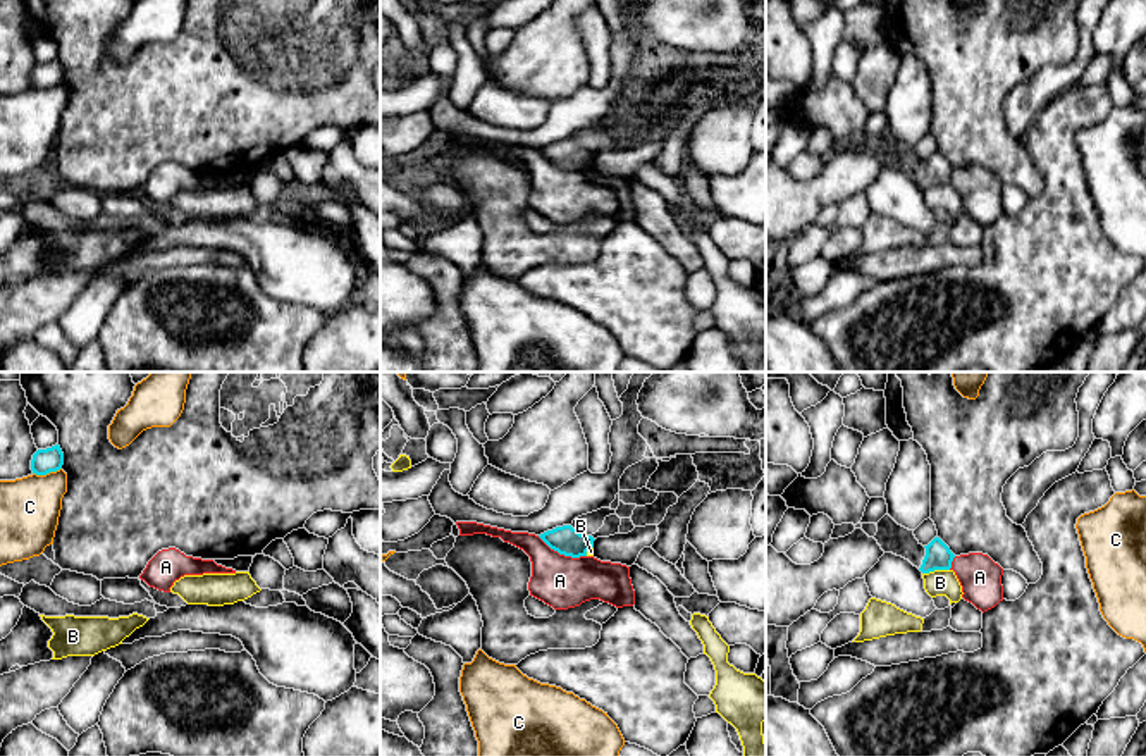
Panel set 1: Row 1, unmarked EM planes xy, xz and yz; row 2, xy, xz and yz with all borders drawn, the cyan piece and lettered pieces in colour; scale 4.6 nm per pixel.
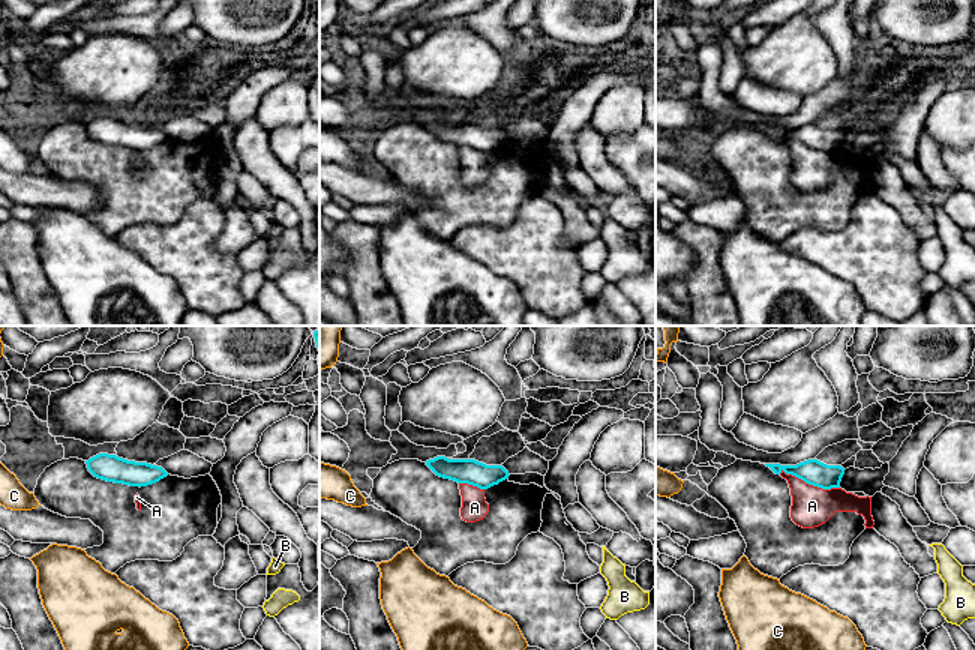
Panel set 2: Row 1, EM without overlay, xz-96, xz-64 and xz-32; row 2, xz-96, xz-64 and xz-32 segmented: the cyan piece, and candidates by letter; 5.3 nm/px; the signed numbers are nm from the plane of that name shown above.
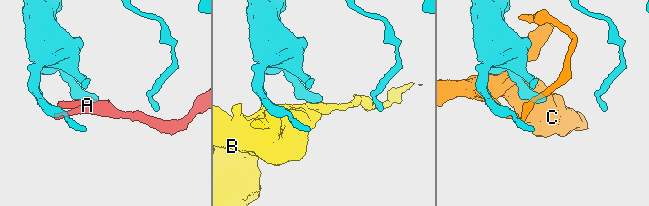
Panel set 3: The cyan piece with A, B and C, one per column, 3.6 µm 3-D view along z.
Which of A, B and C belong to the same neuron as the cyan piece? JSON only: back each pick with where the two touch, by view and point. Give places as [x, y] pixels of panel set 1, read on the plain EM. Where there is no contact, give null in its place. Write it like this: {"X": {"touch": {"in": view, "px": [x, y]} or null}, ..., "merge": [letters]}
{"merge": []}

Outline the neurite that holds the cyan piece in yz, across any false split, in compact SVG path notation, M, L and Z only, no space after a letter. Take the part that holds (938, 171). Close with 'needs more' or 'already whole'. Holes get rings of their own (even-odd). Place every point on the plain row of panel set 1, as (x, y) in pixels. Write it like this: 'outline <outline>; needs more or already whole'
outline M934 152L926 162L926 170L921 179L922 188L929 188L934 184L950 184L955 169L950 162L940 153Z; already whole

